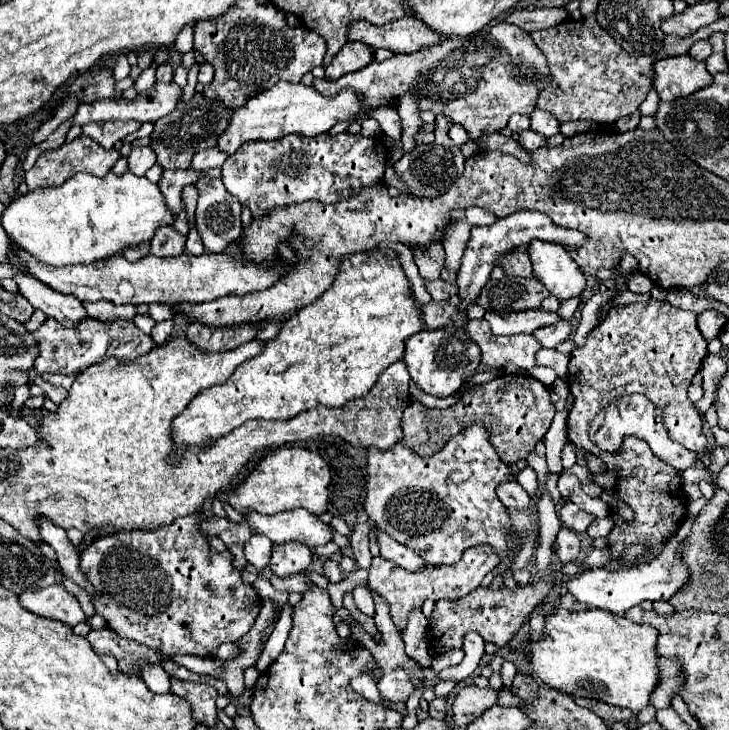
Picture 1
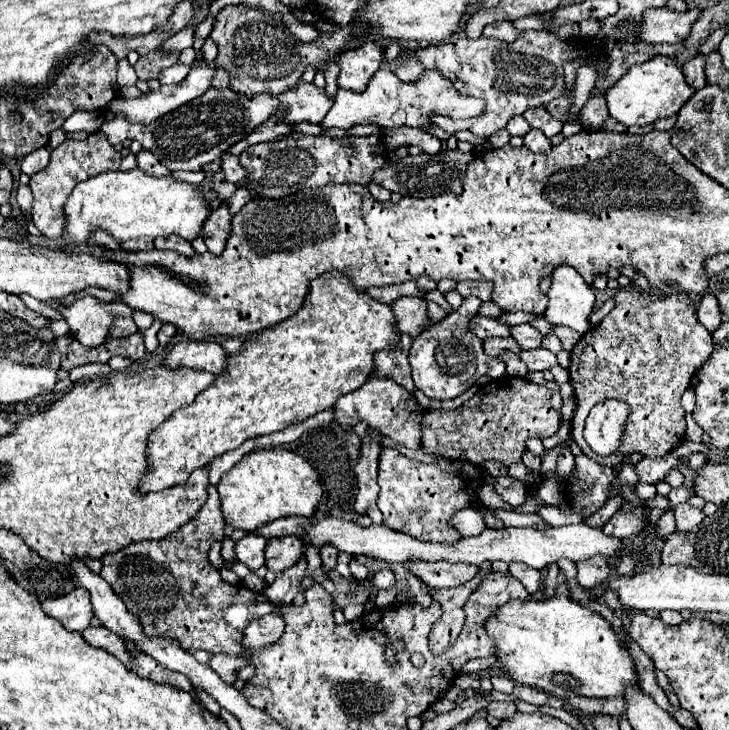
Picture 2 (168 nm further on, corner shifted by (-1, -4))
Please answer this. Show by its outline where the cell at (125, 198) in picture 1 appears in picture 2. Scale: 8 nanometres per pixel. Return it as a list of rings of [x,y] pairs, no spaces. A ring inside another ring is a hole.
[[[139,168],[129,170],[129,172],[105,172],[99,176],[89,178],[87,182],[79,182],[71,196],[67,198],[65,204],[65,228],[61,234],[61,246],[63,250],[75,250],[81,244],[87,244],[87,240],[97,232],[97,230],[107,230],[117,242],[125,242],[129,238],[159,238],[159,236],[169,236],[177,234],[185,240],[195,240],[201,232],[201,226],[209,214],[207,200],[201,192],[197,192],[197,186],[185,184],[185,182],[175,182],[169,176],[167,178],[153,178],[141,172]]]

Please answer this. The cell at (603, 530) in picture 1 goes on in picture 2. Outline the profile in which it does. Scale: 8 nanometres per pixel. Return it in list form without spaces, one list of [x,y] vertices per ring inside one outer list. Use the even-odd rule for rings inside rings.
[[[637,508],[635,512],[615,512],[613,518],[601,528],[607,532],[607,536],[615,538],[631,538],[639,534],[645,526],[649,524],[647,520],[647,508]]]

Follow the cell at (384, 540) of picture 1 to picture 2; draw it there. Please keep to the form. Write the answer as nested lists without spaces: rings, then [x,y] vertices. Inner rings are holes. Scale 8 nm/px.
[[[407,560],[407,564],[403,564],[403,566],[431,588],[459,586],[459,584],[471,580],[479,572],[479,568],[475,568],[471,564],[451,564],[447,560],[441,560],[441,562]]]

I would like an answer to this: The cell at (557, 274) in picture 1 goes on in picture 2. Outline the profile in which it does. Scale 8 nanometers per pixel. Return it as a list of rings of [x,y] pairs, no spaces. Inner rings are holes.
[[[559,266],[551,274],[551,288],[547,292],[549,306],[545,318],[551,324],[569,326],[585,334],[589,326],[589,314],[595,306],[593,288],[571,266]]]

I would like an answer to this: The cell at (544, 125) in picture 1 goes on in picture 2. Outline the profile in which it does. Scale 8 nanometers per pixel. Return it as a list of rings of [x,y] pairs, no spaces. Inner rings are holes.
[[[529,108],[529,110],[523,114],[523,118],[529,122],[531,128],[537,128],[537,130],[545,132],[549,138],[555,136],[555,134],[559,134],[561,128],[563,128],[563,122],[551,118],[545,108]]]

